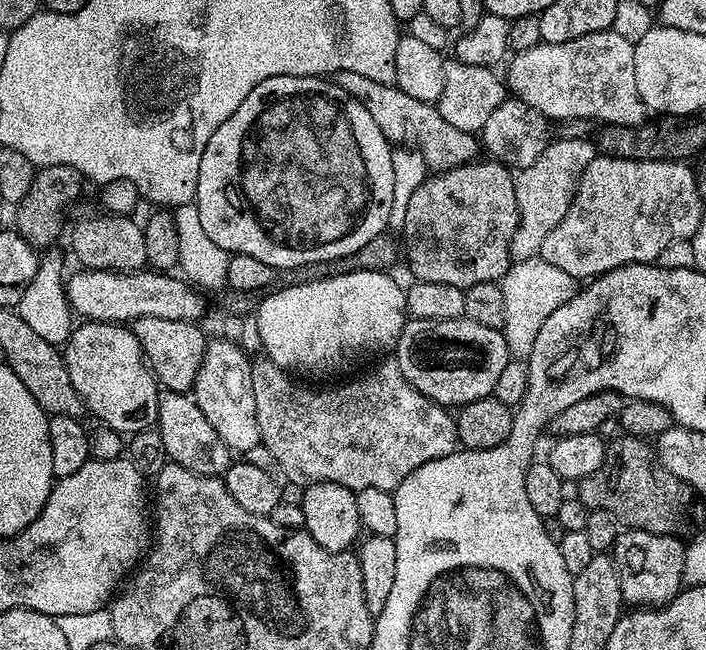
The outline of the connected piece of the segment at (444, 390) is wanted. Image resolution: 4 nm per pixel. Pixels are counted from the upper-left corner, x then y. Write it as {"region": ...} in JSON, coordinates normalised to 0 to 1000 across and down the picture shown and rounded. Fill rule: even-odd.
{"region":[[[653,489],[632,495],[579,491],[561,528],[558,552],[575,588],[581,588],[586,600],[603,606],[603,612],[609,612],[616,622],[627,622],[630,628],[640,631],[647,625],[697,609],[705,594],[705,580],[718,563],[722,549],[710,506],[683,502],[670,492]]]}

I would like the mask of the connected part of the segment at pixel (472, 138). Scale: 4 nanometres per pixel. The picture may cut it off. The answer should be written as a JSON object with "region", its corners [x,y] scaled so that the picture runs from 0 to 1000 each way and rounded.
{"region":[[[484,108],[475,112],[473,128],[484,138],[490,138],[496,151],[518,163],[524,182],[535,188],[535,200],[541,200],[541,206],[557,223],[585,222],[588,232],[598,237],[598,243],[613,266],[666,252],[681,238],[681,217],[670,205],[649,200],[649,194],[637,194],[637,188],[626,182],[622,165],[616,158],[592,157],[592,151],[581,151],[581,145],[561,134],[559,128],[530,126],[530,120],[518,120],[503,108]]]}

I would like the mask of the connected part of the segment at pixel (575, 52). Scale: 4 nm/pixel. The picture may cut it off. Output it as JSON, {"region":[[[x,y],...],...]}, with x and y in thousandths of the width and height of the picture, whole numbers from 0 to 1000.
{"region":[[[870,48],[843,49],[807,65],[766,65],[718,94],[717,135],[727,149],[783,185],[850,185],[851,192],[898,194],[915,183],[898,120],[897,63]]]}

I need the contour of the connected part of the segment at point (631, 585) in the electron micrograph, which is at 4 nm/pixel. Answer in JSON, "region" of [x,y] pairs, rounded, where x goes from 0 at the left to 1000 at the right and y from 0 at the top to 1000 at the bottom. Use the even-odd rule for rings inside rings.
{"region":[[[891,812],[880,817],[873,826],[873,835],[864,845],[864,854],[873,865],[875,895],[881,908],[881,923],[885,931],[911,935],[933,935],[948,929],[966,908],[969,885],[970,832],[962,823],[933,825],[915,815]]]}

